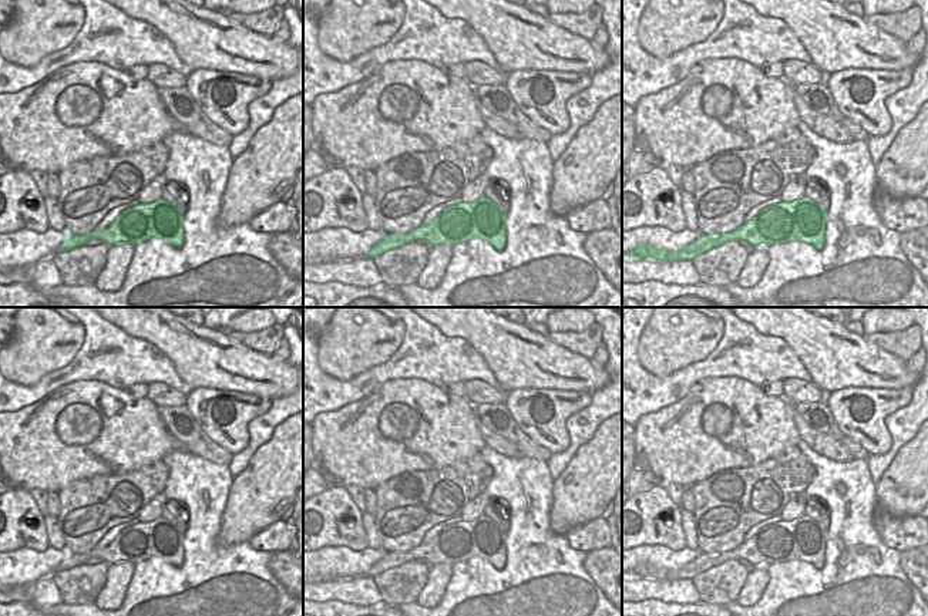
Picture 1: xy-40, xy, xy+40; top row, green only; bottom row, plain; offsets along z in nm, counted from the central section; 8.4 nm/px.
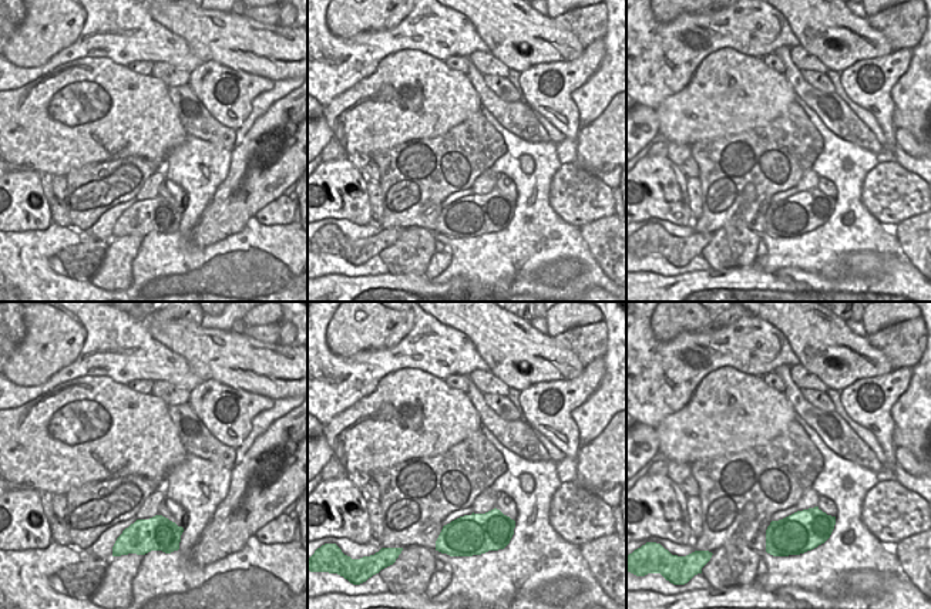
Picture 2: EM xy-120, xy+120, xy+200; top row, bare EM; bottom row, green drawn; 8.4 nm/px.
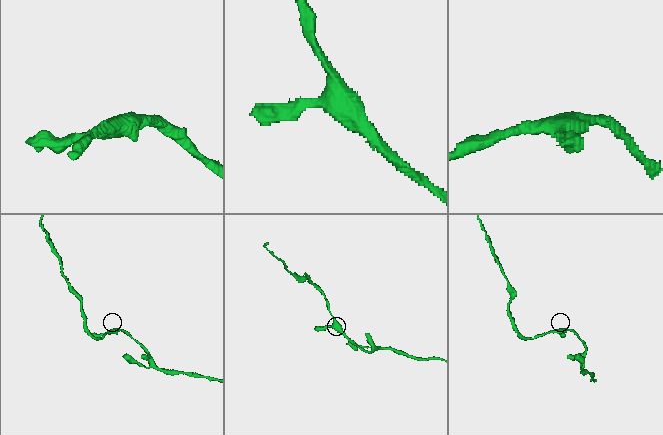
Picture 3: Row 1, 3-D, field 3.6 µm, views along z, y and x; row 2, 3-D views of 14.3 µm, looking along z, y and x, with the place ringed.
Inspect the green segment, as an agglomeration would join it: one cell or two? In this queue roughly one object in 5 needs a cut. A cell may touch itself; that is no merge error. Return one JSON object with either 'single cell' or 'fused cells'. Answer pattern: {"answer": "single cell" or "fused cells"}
{"answer": "single cell"}

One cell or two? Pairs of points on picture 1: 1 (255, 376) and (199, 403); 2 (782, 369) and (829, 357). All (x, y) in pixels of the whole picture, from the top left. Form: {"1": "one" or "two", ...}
{"1": "two", "2": "two"}

